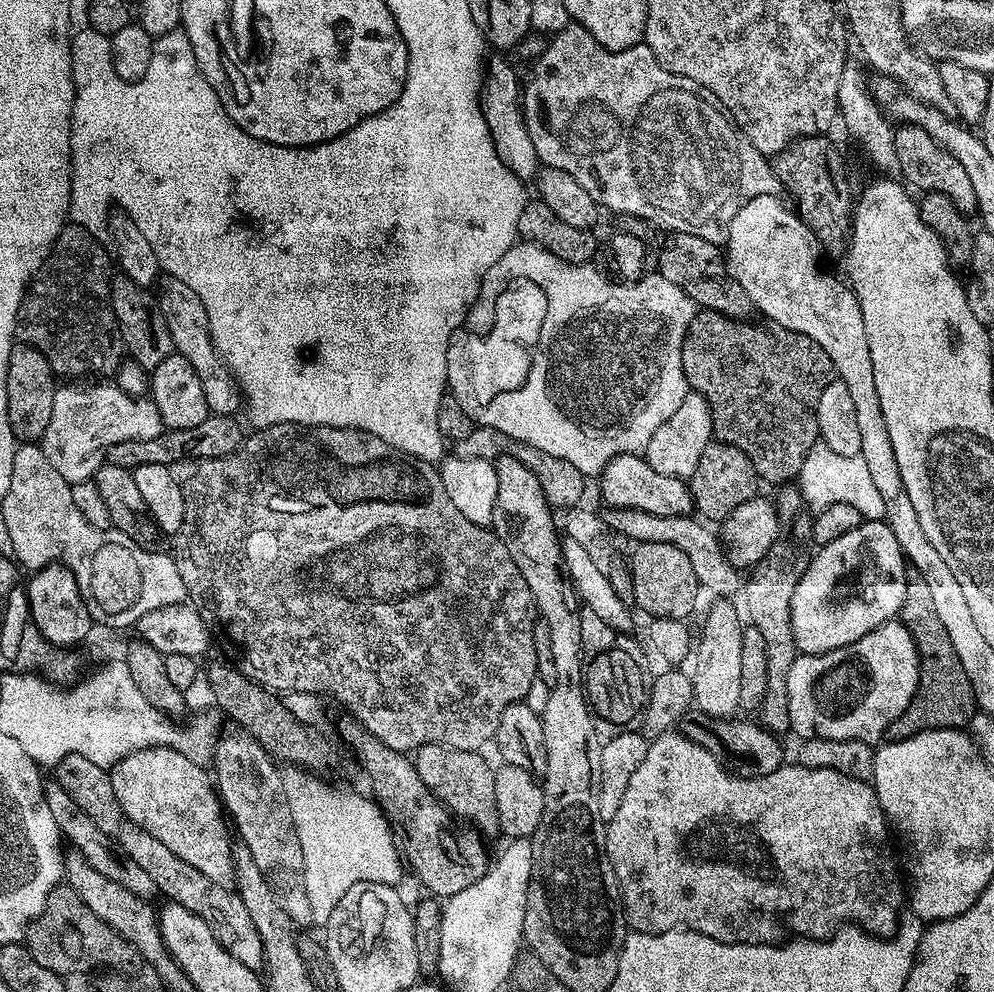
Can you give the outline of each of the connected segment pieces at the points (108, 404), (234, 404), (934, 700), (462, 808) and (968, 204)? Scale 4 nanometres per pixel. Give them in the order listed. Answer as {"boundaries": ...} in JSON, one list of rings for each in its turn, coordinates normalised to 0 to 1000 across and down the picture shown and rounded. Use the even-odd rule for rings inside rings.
{"boundaries":[[[[113,385],[94,387],[97,387],[94,391],[57,390],[50,429],[46,429],[46,438],[38,445],[46,462],[50,462],[50,470],[71,489],[94,483],[106,467],[111,450],[128,444],[159,442],[166,434],[159,409],[151,401],[127,397]]],[[[169,280],[164,286],[165,291],[159,294],[159,305],[167,321],[167,333],[171,333],[176,358],[187,361],[187,365],[195,369],[195,377],[199,377],[203,385],[203,397],[207,397],[210,416],[237,419],[241,407],[243,411],[241,389],[229,368],[225,366],[225,362],[217,354],[211,337],[211,325],[207,321],[207,308],[203,308],[203,300],[199,300],[199,296],[195,296],[195,292],[191,292],[189,285],[184,282]]],[[[914,572],[911,587],[913,588],[911,603],[905,612],[903,624],[911,631],[911,635],[915,635],[920,651],[926,660],[926,682],[915,712],[911,712],[909,719],[892,736],[891,742],[894,747],[910,746],[937,734],[969,735],[977,731],[978,721],[984,717],[982,701],[976,692],[976,683],[972,683],[972,675],[968,675],[968,667],[964,667],[964,659],[960,659],[960,647],[956,647],[956,639],[952,639],[952,631],[948,631],[948,626],[944,623],[944,615],[940,612],[938,596],[935,594],[932,583],[928,583],[923,573]]],[[[427,750],[418,755],[416,769],[421,784],[425,784],[425,788],[440,802],[452,820],[491,844],[503,839],[501,808],[497,808],[499,780],[496,771],[491,771],[483,761],[482,757],[470,758],[451,754],[448,750]]],[[[906,124],[899,132],[898,143],[906,168],[905,177],[914,186],[923,185],[930,194],[952,196],[952,200],[960,204],[965,214],[971,216],[982,214],[982,197],[980,188],[976,184],[976,175],[972,175],[968,163],[964,163],[960,155],[956,155],[950,148],[943,145],[940,139],[936,139],[932,131],[928,131],[923,125]]]]}

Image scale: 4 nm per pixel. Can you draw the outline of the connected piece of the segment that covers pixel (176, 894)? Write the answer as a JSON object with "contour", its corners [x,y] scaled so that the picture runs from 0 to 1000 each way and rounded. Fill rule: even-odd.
{"contour":[[[127,829],[121,834],[119,850],[124,859],[131,861],[131,865],[135,865],[135,869],[139,869],[139,873],[143,873],[143,877],[147,877],[151,885],[155,885],[158,900],[162,904],[169,903],[165,905],[174,911],[187,913],[187,917],[199,921],[199,925],[203,925],[203,929],[207,929],[207,933],[215,938],[215,946],[219,946],[223,955],[231,962],[235,962],[235,966],[239,966],[243,974],[265,977],[264,946],[260,946],[260,938],[256,938],[256,929],[252,929],[252,920],[247,918],[247,913],[243,913],[243,905],[236,897],[219,893],[219,889],[211,889],[207,881],[183,869],[179,861],[172,859],[168,853],[163,853],[163,849],[159,849],[155,841],[143,837],[143,833]]]}

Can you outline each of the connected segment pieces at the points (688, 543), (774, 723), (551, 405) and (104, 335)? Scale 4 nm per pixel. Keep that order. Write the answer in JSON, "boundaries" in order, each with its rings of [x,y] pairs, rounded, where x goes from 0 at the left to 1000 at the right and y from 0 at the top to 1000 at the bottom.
{"boundaries":[[[[612,512],[607,517],[609,526],[617,537],[632,541],[633,545],[649,548],[650,546],[670,546],[682,550],[690,563],[694,563],[694,571],[698,571],[700,585],[705,594],[721,597],[721,602],[736,603],[745,596],[746,577],[732,564],[732,557],[726,547],[725,541],[715,536],[711,527],[705,526],[699,519],[690,520],[663,520],[650,518],[646,514],[633,512]]],[[[792,542],[782,544],[781,549],[762,567],[756,574],[755,580],[752,582],[751,588],[746,593],[746,602],[748,601],[748,613],[753,616],[752,628],[763,635],[763,639],[767,639],[767,647],[771,647],[771,700],[767,700],[767,708],[763,715],[764,729],[768,730],[774,738],[778,740],[789,740],[796,735],[795,728],[795,692],[793,684],[795,683],[795,671],[799,671],[801,662],[801,648],[799,647],[799,635],[795,627],[795,607],[799,603],[799,595],[803,591],[805,581],[811,579],[813,574],[815,556],[805,552],[801,556],[801,548]]],[[[520,244],[515,247],[513,252],[509,252],[509,256],[505,256],[505,260],[501,260],[501,264],[497,264],[497,268],[493,268],[491,275],[485,280],[485,288],[479,301],[481,304],[501,304],[502,298],[507,298],[507,293],[521,292],[522,290],[551,294],[551,307],[549,307],[551,310],[551,323],[547,323],[547,325],[551,327],[551,325],[559,323],[563,327],[563,331],[556,330],[552,332],[553,340],[551,340],[553,342],[553,367],[555,367],[553,369],[553,373],[555,373],[553,377],[555,377],[557,383],[549,385],[551,373],[549,375],[547,373],[541,375],[541,379],[547,379],[547,381],[541,381],[541,385],[537,387],[537,391],[541,389],[541,395],[535,397],[535,405],[527,407],[529,409],[529,411],[525,411],[527,415],[503,415],[505,407],[500,402],[498,407],[489,409],[486,415],[482,416],[481,423],[486,430],[501,433],[505,438],[512,440],[514,444],[518,444],[520,448],[529,448],[533,452],[541,453],[546,459],[556,460],[565,466],[573,466],[573,470],[577,470],[592,482],[599,481],[607,476],[608,471],[619,460],[634,458],[635,456],[641,458],[647,457],[651,453],[654,442],[658,442],[658,433],[662,433],[662,429],[666,429],[666,425],[670,425],[670,421],[674,421],[674,417],[678,417],[678,413],[682,413],[682,409],[686,409],[686,401],[690,401],[694,394],[690,385],[690,377],[686,373],[686,345],[694,325],[699,321],[702,314],[700,305],[685,290],[678,288],[678,284],[670,284],[670,280],[666,280],[663,276],[649,277],[648,281],[640,286],[630,286],[627,284],[615,286],[602,271],[596,269],[595,265],[571,266],[565,260],[550,254],[545,248],[530,244]]],[[[71,224],[65,226],[58,236],[52,255],[48,257],[40,273],[28,285],[28,293],[16,318],[15,342],[22,347],[37,351],[50,365],[57,380],[85,379],[90,375],[93,381],[113,381],[120,375],[127,363],[125,342],[115,321],[115,308],[111,304],[115,266],[111,254],[101,247],[100,237]]]]}

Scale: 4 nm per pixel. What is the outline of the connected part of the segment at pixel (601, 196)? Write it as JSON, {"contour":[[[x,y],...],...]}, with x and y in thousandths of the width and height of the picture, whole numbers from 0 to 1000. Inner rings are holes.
{"contour":[[[578,22],[572,23],[571,27],[558,33],[552,40],[555,41],[548,43],[545,51],[538,57],[539,66],[535,69],[535,78],[531,85],[529,81],[525,89],[525,112],[533,131],[533,143],[537,143],[539,160],[544,166],[569,171],[569,175],[581,179],[581,184],[589,190],[590,196],[594,196],[594,200],[598,200],[605,211],[613,210],[616,216],[645,218],[657,227],[665,226],[672,234],[702,236],[702,240],[710,240],[710,244],[727,247],[732,241],[732,229],[738,216],[752,202],[764,198],[779,198],[786,193],[785,180],[777,173],[774,158],[759,151],[757,145],[745,138],[744,130],[740,128],[726,103],[722,103],[722,99],[714,95],[710,87],[667,69],[658,58],[658,50],[654,50],[651,44],[645,42],[625,52],[616,52],[602,43],[594,30]]]}

